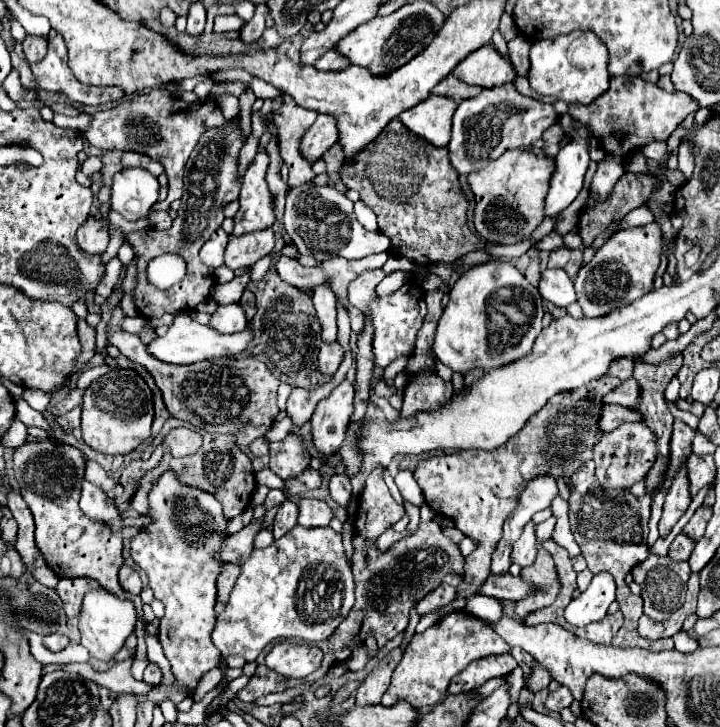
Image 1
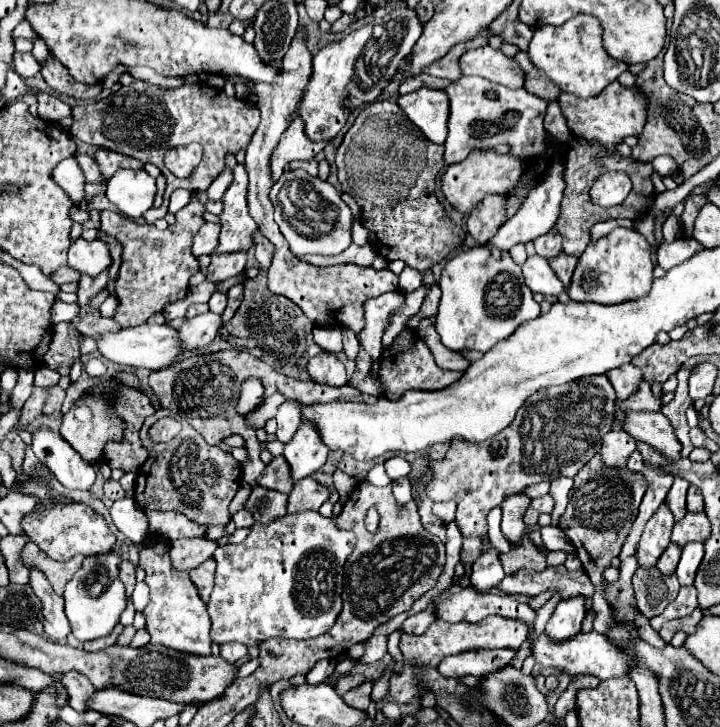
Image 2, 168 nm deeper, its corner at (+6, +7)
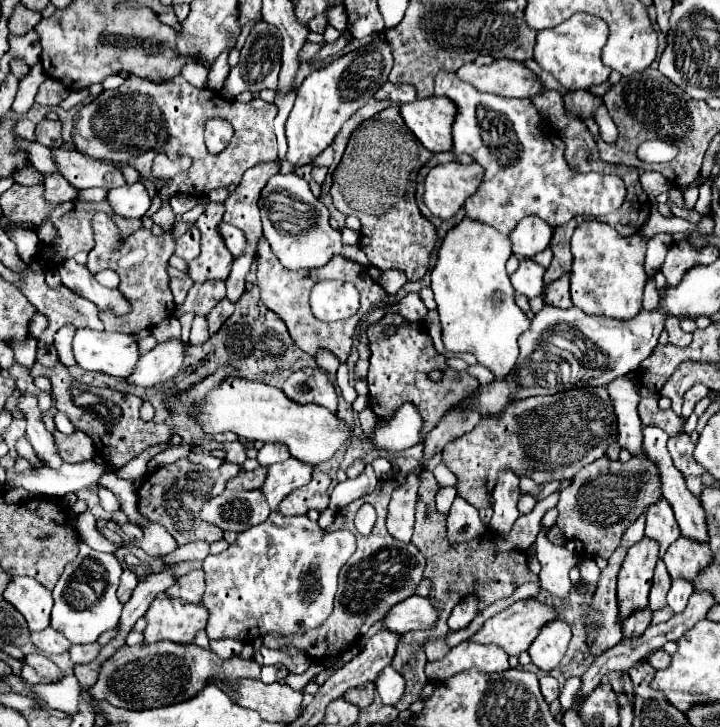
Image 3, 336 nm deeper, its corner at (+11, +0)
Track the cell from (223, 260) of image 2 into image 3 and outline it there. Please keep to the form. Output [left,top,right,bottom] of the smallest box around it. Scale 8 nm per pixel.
[176,281,226,315]

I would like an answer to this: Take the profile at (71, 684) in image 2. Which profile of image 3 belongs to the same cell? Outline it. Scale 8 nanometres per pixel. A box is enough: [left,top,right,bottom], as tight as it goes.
[24,653,64,681]

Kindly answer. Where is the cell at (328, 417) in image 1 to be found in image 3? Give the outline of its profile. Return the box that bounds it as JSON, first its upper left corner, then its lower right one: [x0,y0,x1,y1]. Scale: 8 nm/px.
[264,457,314,511]

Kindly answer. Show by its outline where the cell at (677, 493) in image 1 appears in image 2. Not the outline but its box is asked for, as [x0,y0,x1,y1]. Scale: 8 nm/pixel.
[637,504,673,568]

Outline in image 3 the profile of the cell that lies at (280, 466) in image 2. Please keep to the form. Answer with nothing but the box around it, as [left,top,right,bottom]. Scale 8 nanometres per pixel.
[228,467,268,491]

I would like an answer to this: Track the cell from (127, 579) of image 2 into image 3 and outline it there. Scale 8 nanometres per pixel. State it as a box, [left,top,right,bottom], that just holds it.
[118,569,138,603]

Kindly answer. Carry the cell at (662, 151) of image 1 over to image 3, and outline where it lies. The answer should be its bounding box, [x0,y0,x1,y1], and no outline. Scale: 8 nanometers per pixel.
[596,107,618,145]

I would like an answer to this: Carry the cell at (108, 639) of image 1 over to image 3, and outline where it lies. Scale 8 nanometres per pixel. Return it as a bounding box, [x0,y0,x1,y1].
[52,539,122,645]

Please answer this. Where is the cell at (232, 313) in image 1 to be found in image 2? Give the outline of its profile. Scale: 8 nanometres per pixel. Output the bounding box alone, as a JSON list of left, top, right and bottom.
[177,312,221,352]

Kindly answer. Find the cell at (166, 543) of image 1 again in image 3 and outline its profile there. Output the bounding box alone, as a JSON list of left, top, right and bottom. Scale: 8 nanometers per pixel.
[144,593,208,645]

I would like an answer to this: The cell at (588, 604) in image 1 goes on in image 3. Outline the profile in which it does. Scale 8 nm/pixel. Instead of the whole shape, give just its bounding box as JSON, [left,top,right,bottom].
[528,619,572,671]

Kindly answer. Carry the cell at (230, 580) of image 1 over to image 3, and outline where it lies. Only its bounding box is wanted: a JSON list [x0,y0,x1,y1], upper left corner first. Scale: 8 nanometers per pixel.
[166,569,204,603]

